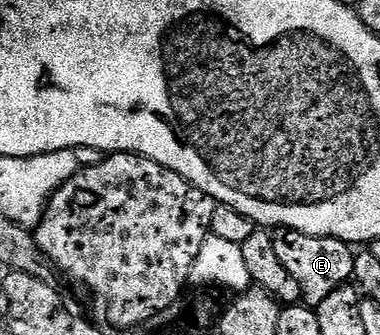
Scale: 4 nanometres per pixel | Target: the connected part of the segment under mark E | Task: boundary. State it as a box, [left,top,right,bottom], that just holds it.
[271,226,356,308]

